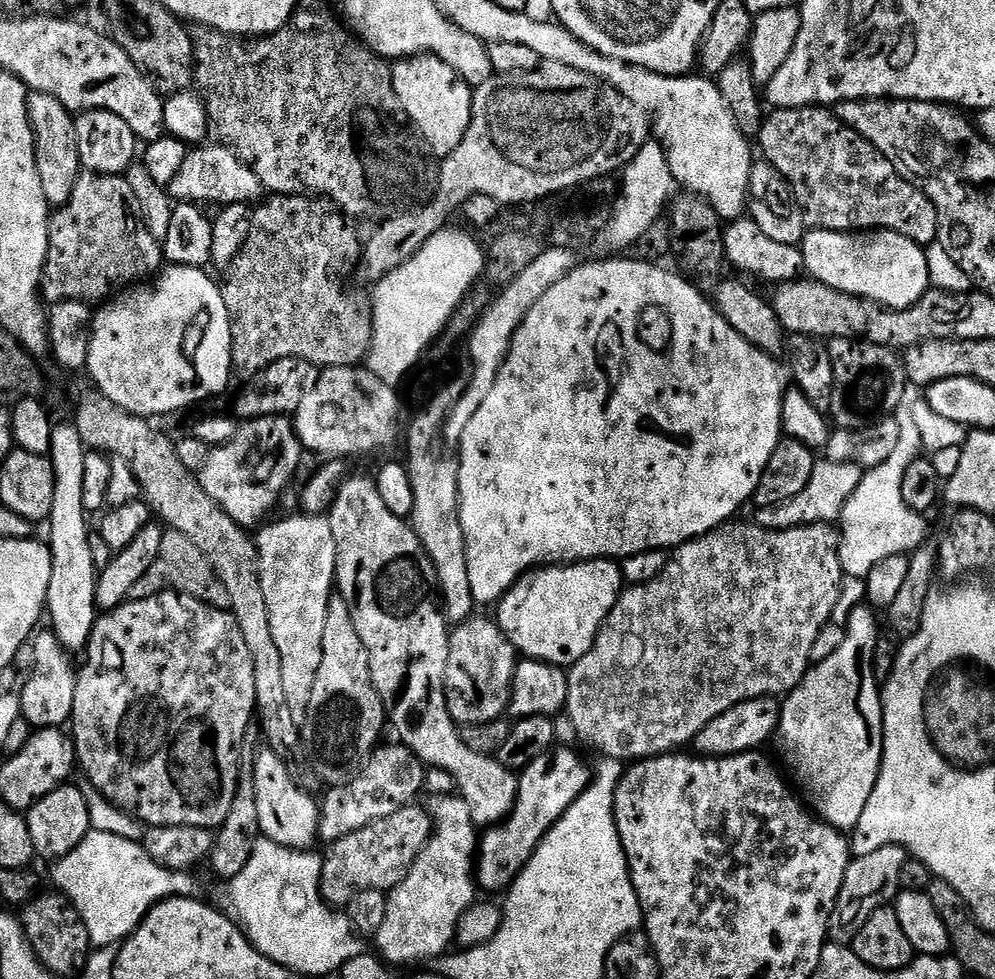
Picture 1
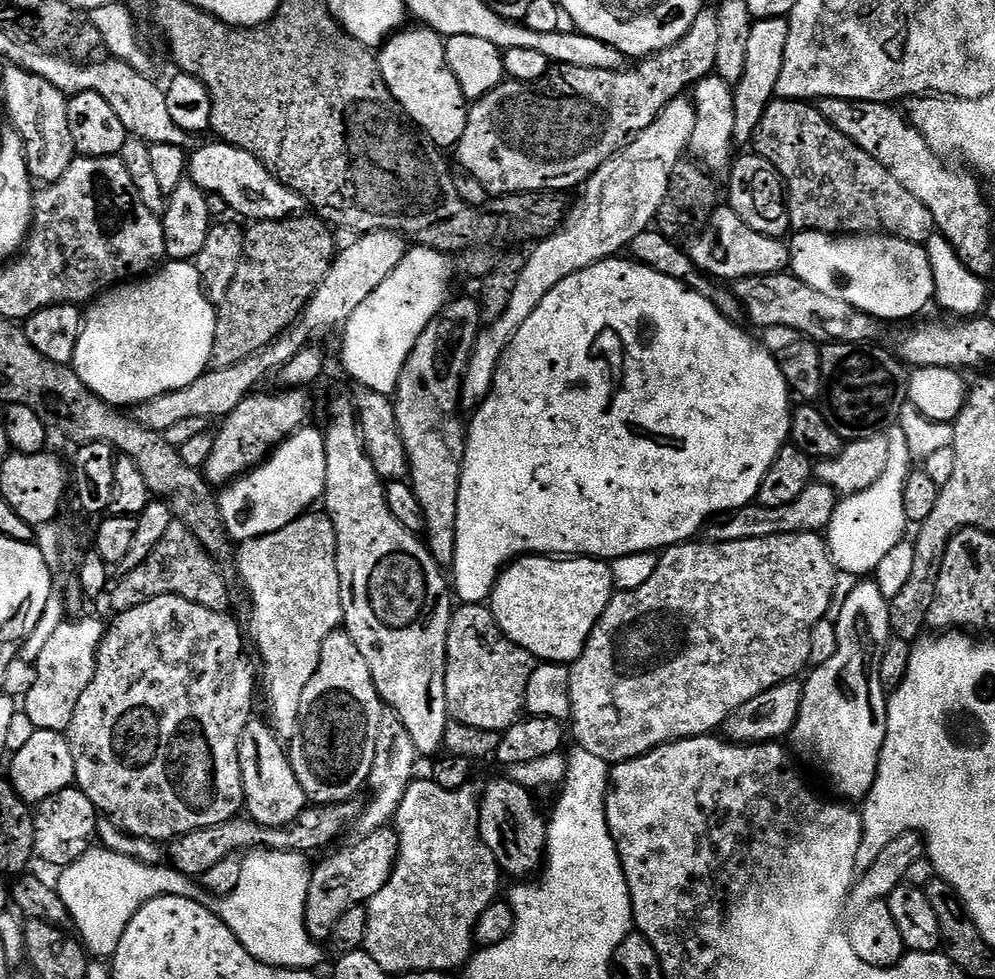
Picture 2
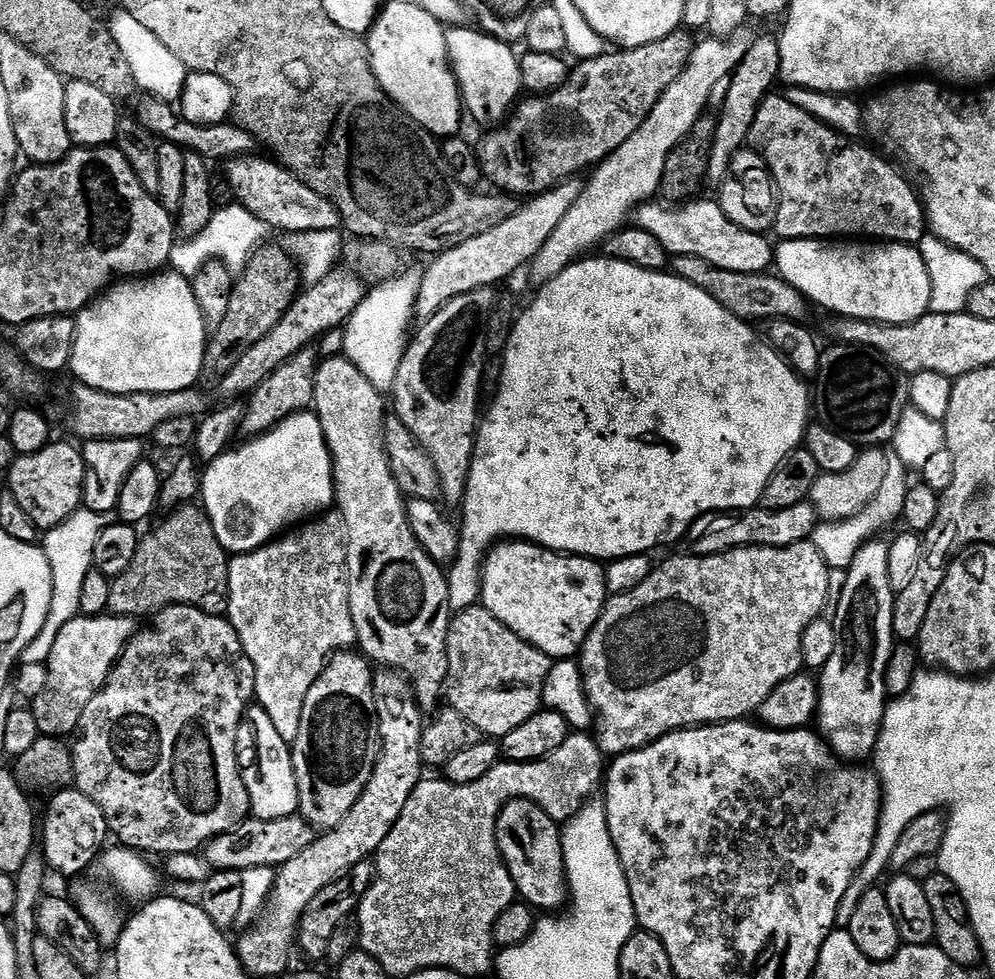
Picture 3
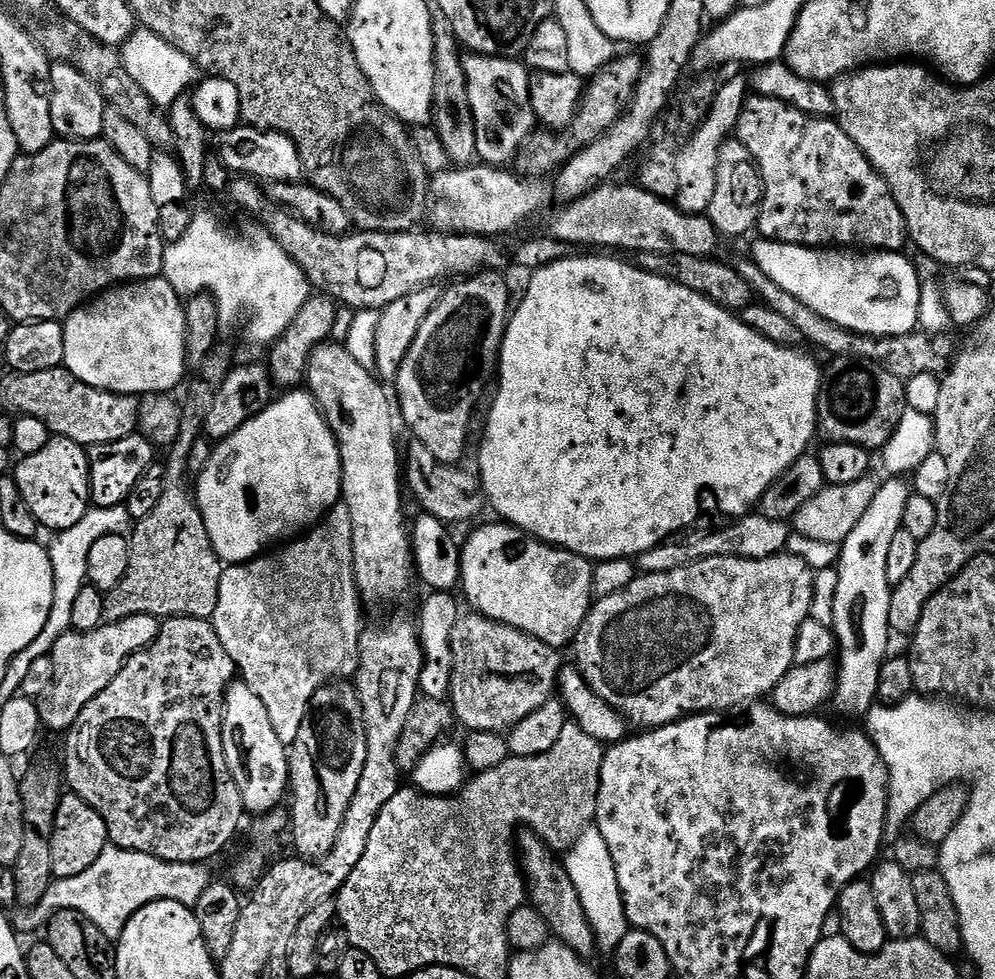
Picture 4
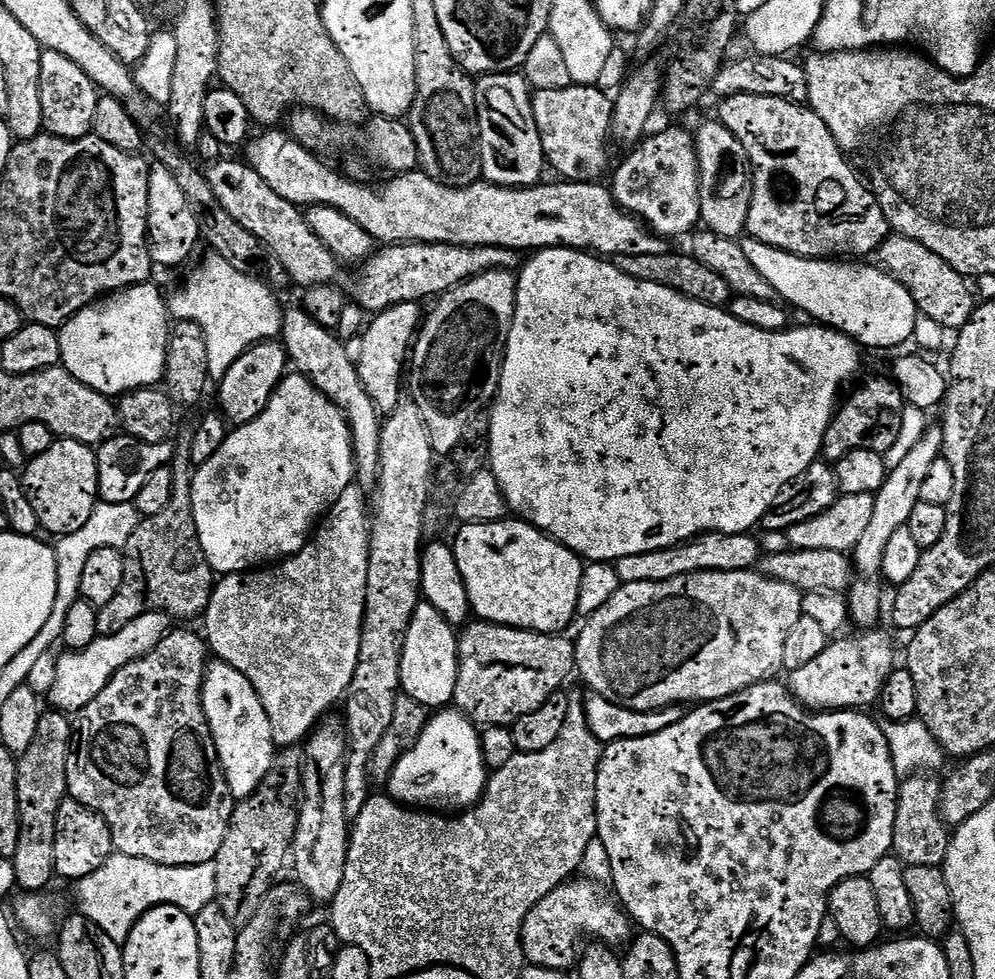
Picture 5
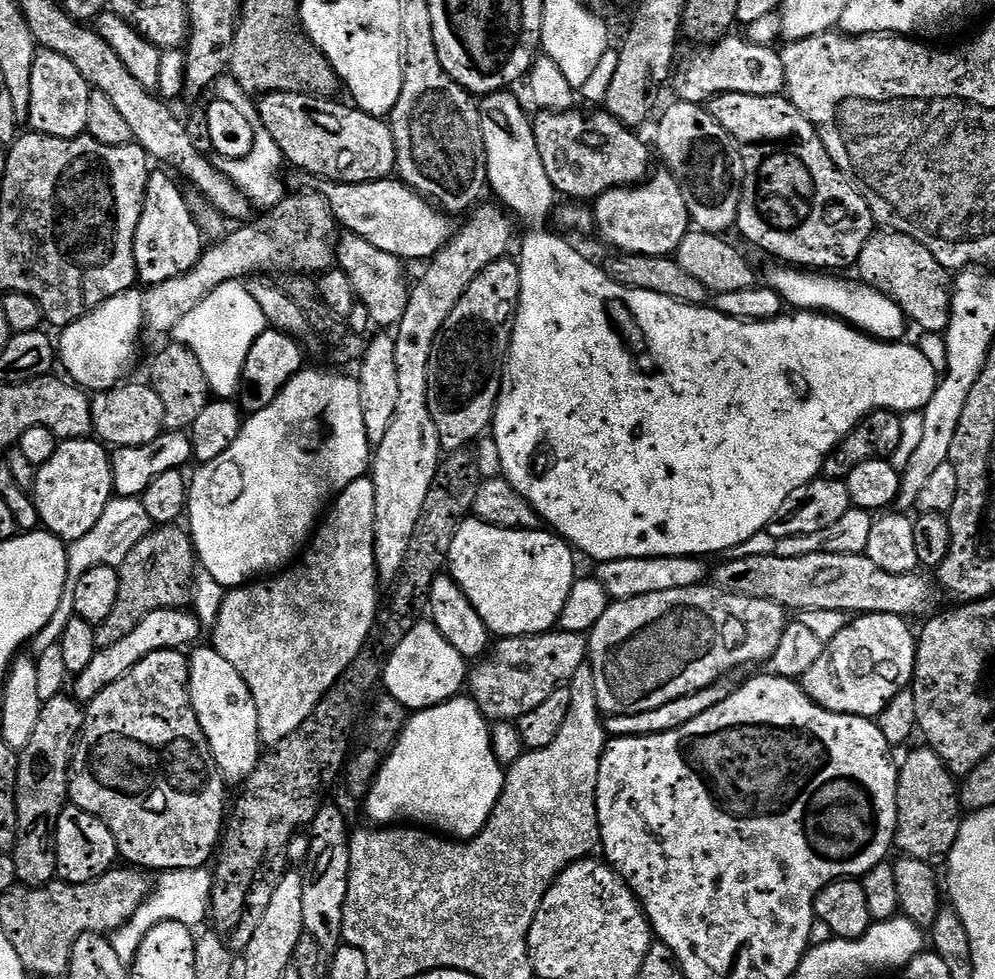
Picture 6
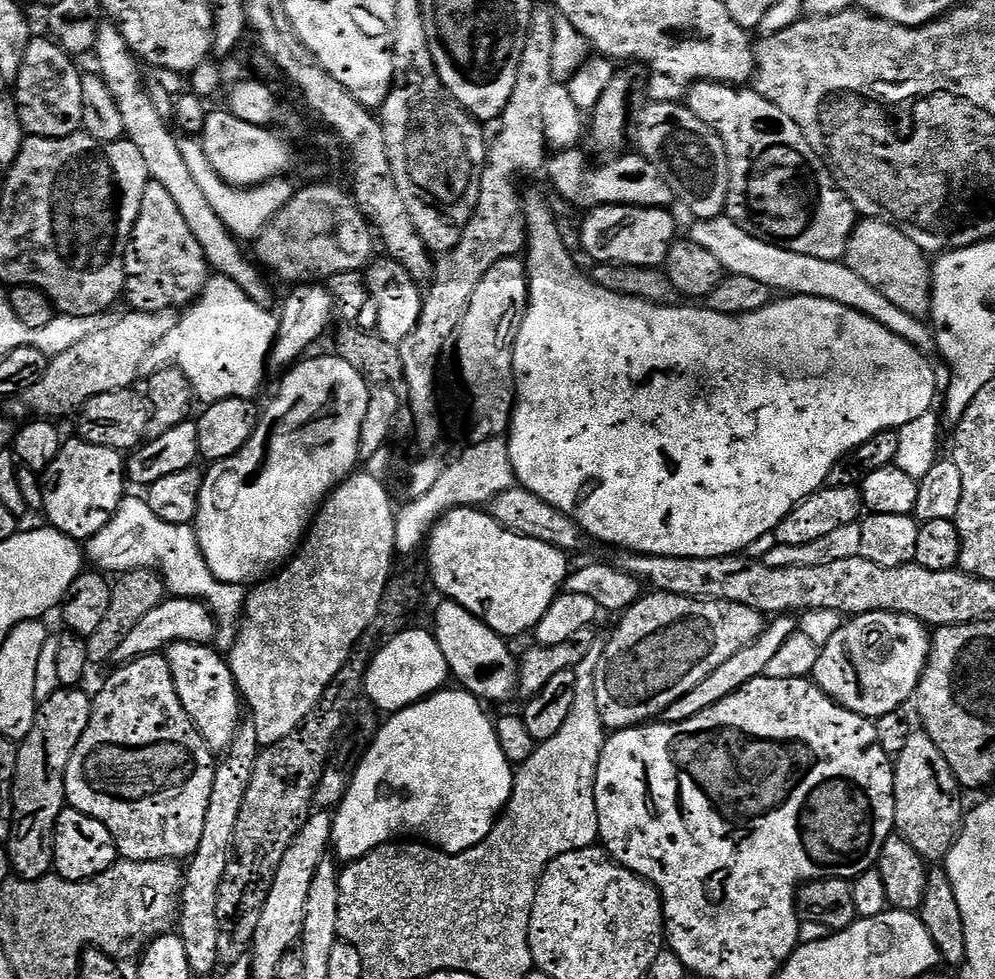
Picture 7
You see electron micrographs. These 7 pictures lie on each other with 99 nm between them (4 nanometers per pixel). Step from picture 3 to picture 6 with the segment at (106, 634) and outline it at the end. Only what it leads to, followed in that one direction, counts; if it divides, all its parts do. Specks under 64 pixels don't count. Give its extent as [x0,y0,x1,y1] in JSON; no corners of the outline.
[75,608,202,702]

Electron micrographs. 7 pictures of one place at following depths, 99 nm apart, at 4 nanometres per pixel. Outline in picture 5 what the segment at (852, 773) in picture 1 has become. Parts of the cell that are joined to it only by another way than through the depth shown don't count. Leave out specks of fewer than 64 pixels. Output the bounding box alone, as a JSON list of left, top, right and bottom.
[846,426,944,630]

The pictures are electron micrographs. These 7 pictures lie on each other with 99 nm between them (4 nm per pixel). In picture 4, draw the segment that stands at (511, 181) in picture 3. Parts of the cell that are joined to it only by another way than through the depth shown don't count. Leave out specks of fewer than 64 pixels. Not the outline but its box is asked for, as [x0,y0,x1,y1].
[514,54,645,178]

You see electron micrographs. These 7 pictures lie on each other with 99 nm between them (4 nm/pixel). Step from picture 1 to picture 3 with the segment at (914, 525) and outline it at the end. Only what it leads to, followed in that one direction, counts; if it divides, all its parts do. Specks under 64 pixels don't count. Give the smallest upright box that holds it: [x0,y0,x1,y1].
[810,459,910,569]

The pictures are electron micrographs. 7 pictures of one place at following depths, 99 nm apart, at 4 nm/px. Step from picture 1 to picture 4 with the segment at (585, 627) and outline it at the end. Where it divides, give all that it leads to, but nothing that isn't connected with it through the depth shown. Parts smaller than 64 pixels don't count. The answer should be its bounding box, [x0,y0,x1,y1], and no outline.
[460,523,594,650]

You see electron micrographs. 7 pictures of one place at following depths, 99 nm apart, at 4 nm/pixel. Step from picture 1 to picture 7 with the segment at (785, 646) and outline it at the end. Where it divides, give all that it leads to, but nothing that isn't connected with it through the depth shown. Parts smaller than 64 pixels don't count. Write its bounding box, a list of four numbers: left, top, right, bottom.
[596,590,766,730]

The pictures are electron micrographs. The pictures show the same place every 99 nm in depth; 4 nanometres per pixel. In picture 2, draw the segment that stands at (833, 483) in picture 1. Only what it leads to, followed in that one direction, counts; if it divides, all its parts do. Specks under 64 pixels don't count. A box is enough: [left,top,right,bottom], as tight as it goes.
[712,482,838,542]

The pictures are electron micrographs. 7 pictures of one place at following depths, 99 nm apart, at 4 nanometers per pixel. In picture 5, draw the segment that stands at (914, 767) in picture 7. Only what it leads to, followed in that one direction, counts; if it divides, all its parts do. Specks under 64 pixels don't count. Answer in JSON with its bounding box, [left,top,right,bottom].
[891,774,950,868]

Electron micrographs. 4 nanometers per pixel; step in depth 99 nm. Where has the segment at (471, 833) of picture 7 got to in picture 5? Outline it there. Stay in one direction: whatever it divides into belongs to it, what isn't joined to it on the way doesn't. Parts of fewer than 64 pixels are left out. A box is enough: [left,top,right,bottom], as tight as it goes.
[386,710,489,810]

